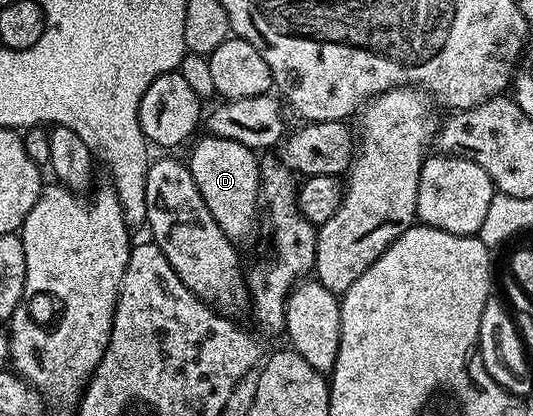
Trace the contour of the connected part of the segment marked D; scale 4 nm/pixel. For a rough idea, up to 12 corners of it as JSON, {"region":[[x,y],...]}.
{"region":[[203,136],[191,178],[227,239],[257,224],[261,165],[254,149]]}

